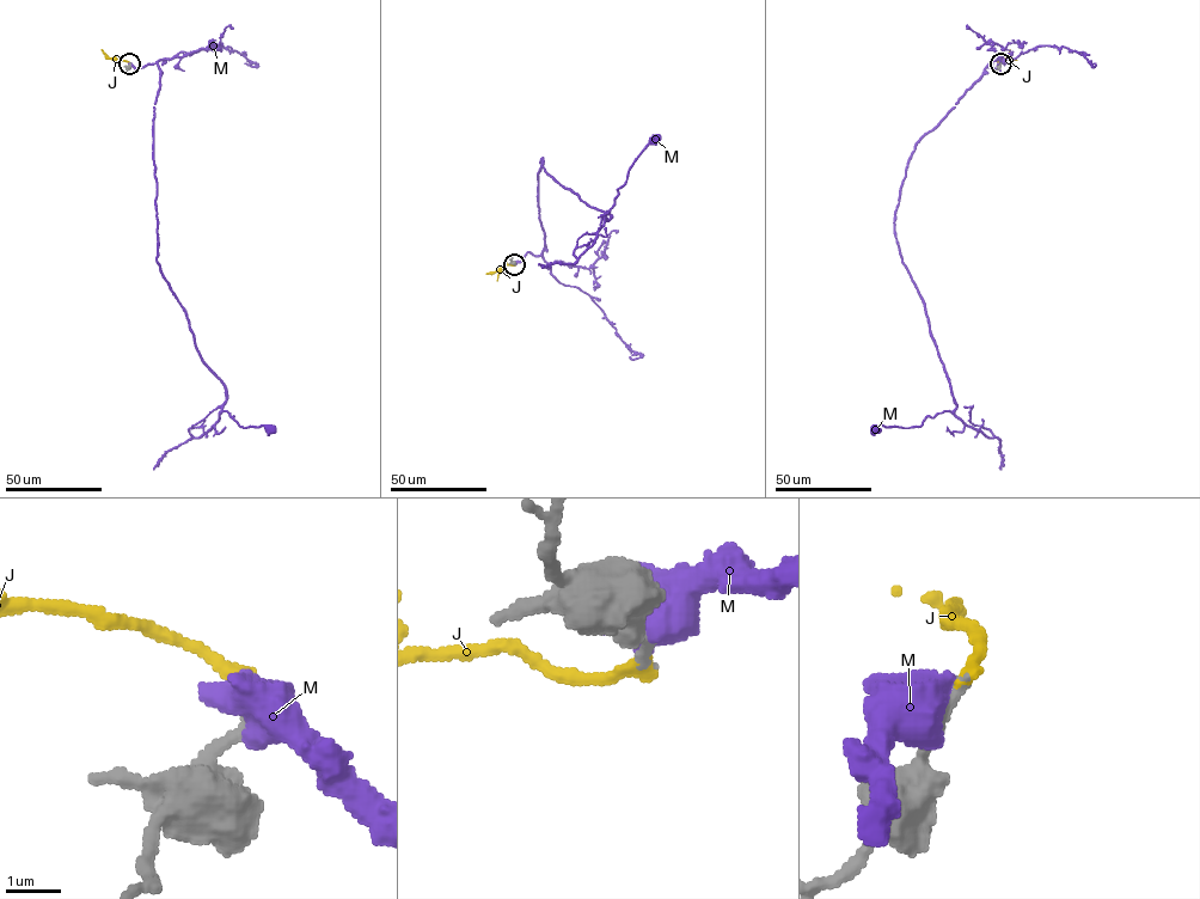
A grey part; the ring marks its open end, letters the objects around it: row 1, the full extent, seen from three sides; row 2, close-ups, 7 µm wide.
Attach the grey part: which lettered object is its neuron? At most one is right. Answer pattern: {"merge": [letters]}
{"merge": ["J"]}

